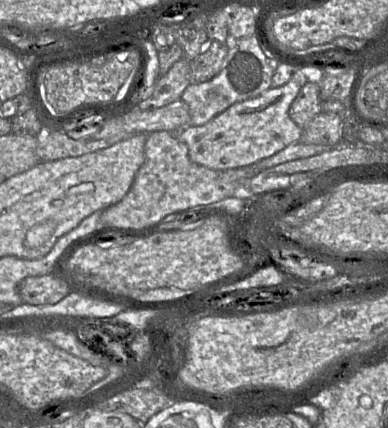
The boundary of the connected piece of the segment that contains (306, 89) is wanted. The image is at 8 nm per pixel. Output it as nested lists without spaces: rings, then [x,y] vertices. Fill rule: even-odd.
[[[306,83],[291,103],[289,115],[300,128],[305,128],[319,113],[321,113],[319,84]]]

